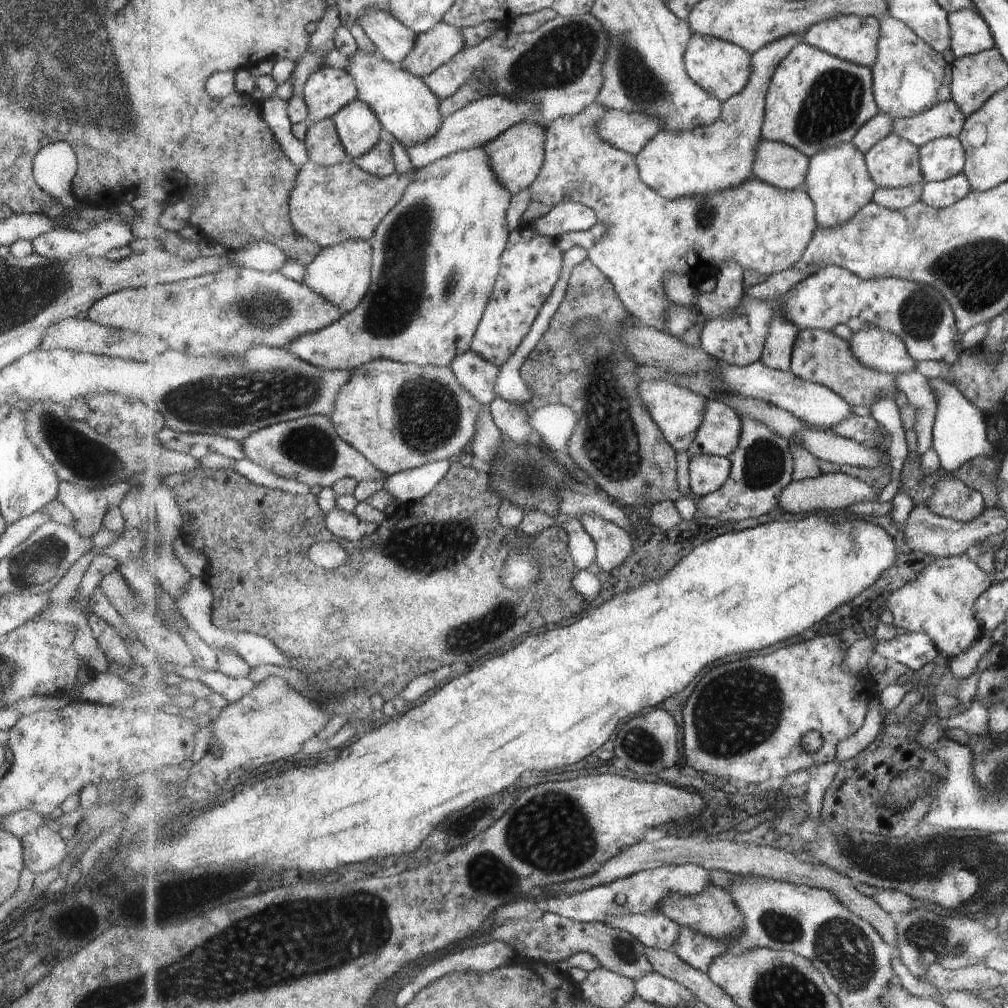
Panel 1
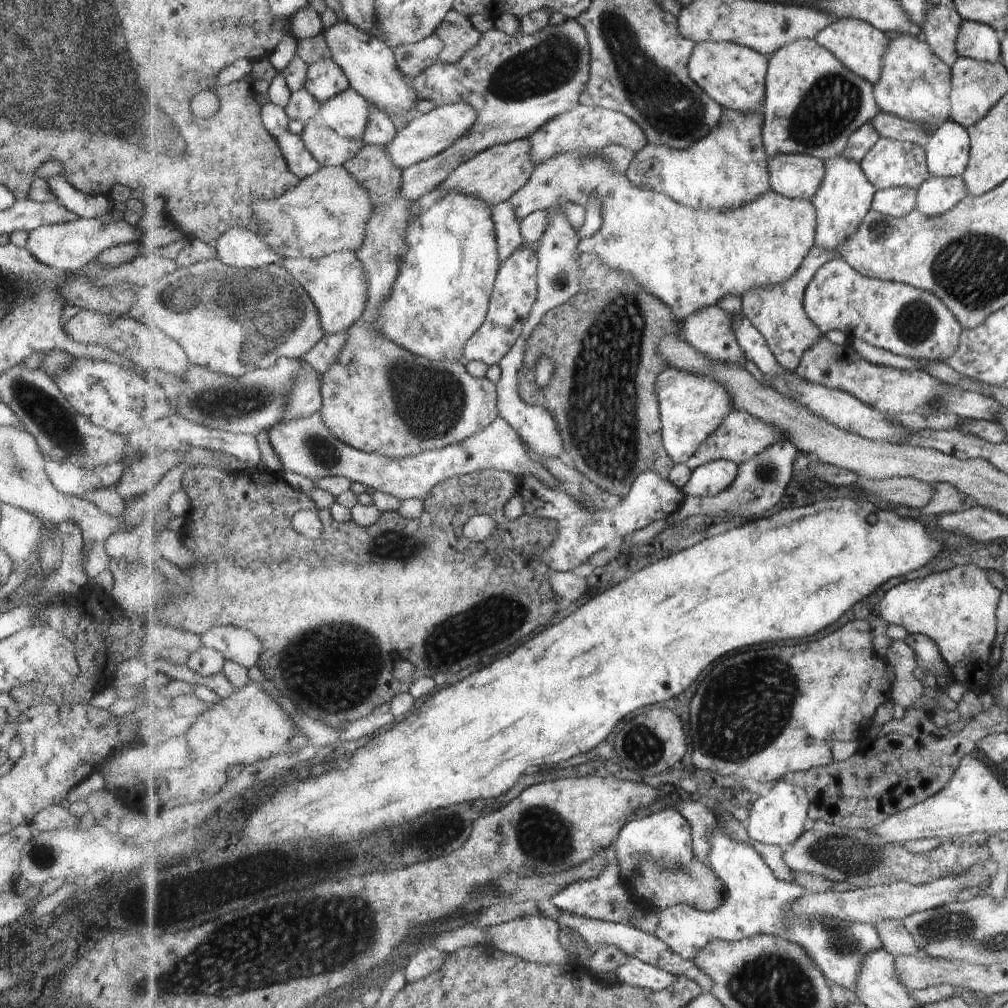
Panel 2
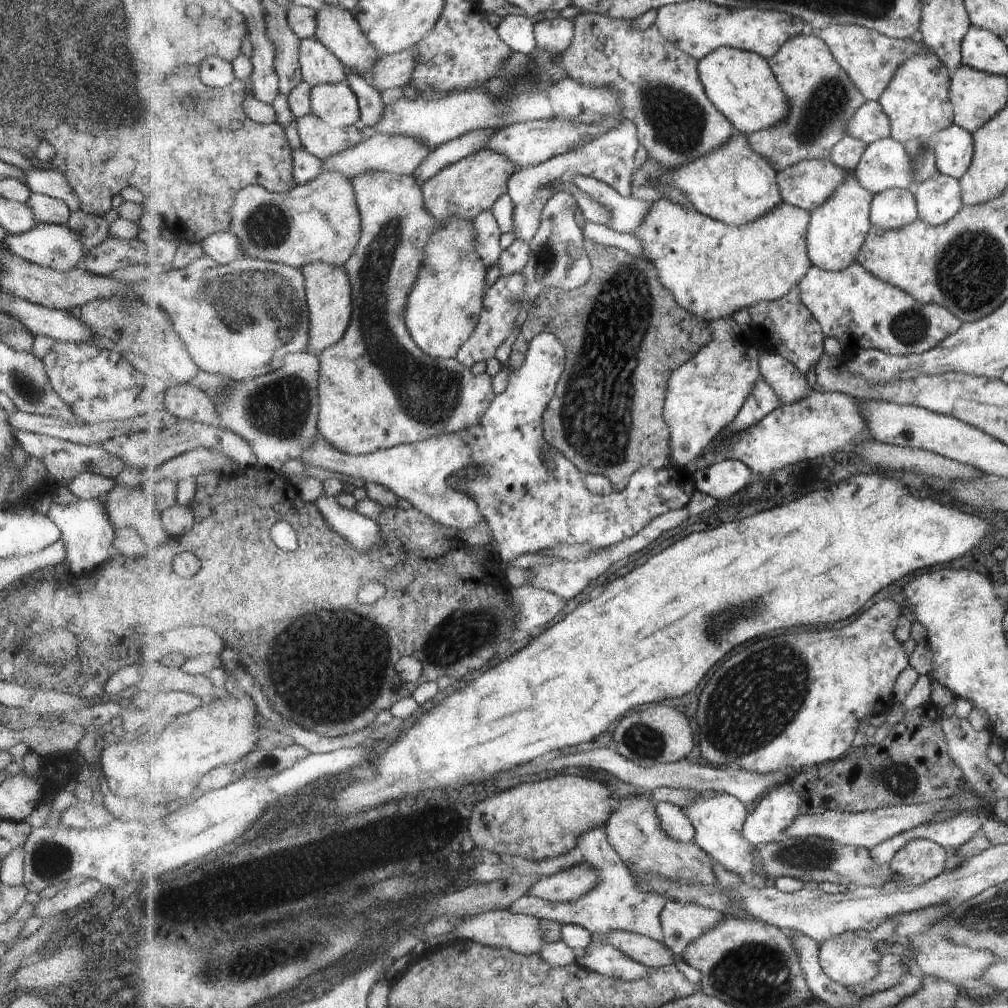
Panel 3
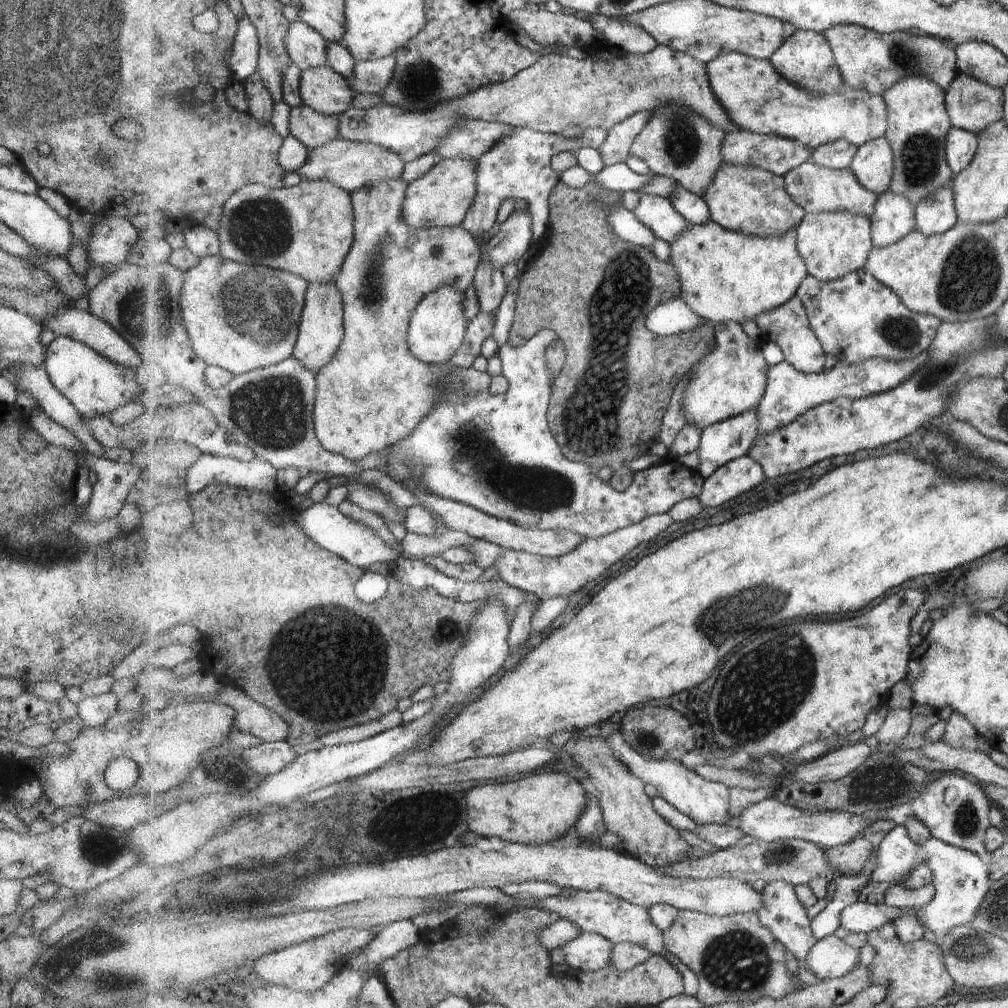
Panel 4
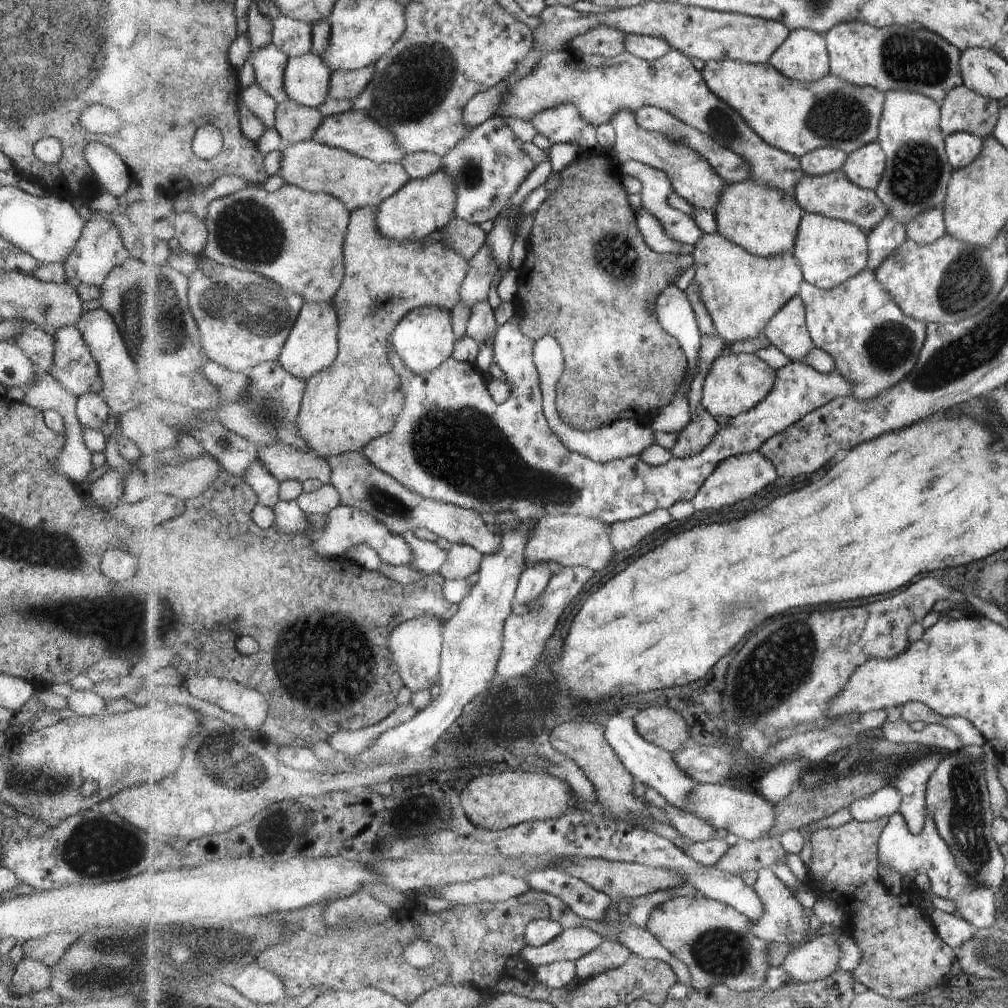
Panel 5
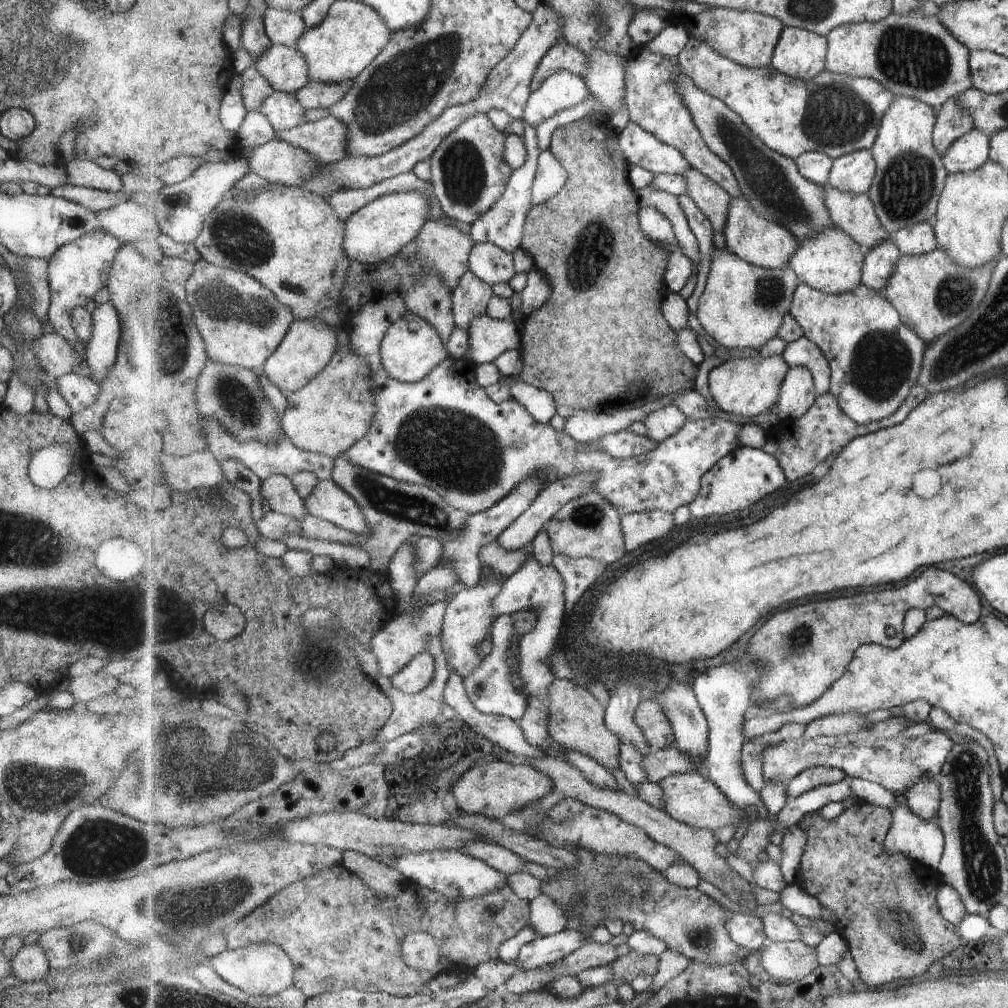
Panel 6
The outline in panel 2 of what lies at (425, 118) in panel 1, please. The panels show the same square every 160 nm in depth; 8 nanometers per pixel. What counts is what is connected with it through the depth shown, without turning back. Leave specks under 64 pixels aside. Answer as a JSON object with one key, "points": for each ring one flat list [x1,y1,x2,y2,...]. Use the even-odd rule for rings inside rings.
{"points":[[339,21,333,28,324,29,324,38,333,60,343,69,351,83,350,88,364,96,371,104,369,124,364,134,365,144,383,145,396,139,399,129,393,119,403,119,418,108,421,100,411,80,397,64,396,54,385,40,363,32,351,23]]}

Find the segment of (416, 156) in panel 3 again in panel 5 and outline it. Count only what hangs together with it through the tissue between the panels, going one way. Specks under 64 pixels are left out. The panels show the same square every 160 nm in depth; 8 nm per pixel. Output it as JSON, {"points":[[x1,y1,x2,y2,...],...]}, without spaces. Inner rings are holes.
{"points":[[315,139,290,144,283,150,281,175,286,184,297,185,314,193,329,193,342,200,350,212,380,205,397,194,412,178,401,163,377,163,342,148,321,144]]}

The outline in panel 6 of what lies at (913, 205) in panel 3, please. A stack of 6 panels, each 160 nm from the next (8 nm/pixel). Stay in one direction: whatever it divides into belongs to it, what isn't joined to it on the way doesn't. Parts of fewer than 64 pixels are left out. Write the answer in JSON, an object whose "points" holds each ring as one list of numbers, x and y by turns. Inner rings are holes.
{"points":[[892,238,884,240,878,247,867,251,862,282,869,288,884,294,885,285,902,255,900,248,892,241]]}

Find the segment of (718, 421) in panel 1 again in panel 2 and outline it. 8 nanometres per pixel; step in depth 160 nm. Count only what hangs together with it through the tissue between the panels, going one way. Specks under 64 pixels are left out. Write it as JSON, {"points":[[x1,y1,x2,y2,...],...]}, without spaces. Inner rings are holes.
{"points":[[735,408,721,423,721,426,717,428,711,436,708,436,708,438,705,439,705,442,701,444,700,449,697,450,697,452,685,464,691,471,694,471,701,465,719,459,730,460,740,465,748,460,754,459,757,454,764,451,774,442,785,439,787,439,786,435,780,430,777,430,774,426,755,418,748,412,740,411]]}

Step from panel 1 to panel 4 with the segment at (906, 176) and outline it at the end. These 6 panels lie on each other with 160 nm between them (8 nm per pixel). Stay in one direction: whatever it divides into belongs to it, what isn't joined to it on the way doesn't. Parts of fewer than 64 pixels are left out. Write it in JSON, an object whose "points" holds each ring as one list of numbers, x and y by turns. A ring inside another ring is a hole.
{"points":[[877,138,857,150,851,170,864,188,884,195,893,182,894,156,887,138]]}

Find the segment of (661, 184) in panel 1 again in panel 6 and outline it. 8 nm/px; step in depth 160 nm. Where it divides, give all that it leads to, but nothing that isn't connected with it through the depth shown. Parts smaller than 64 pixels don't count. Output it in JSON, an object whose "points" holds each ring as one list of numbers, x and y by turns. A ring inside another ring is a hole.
{"points":[[745,195,732,197,729,212,728,223,723,232,729,250,737,253,743,260,766,269,781,270,792,262,800,247,800,240,791,229,762,217]]}

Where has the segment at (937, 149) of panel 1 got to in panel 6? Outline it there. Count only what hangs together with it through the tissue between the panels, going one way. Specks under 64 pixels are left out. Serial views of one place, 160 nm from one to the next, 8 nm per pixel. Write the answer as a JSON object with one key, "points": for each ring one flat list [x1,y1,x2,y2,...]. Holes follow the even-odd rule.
{"points":[[973,129,955,139,942,154,947,174,975,171,989,156,991,144,985,134]]}

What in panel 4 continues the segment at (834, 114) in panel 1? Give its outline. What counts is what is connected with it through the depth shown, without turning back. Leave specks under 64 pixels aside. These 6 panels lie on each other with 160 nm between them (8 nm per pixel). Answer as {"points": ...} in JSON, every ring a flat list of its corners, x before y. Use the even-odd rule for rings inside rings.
{"points":[[799,30,792,39,785,42,785,45,772,57,770,62,788,82,807,92,813,92,817,96,837,94,837,92,843,92,843,88,845,88,846,83,837,68,832,46,823,33],[737,129,729,132,725,136,721,154,723,154,724,162,733,164,733,166,755,166,768,172,773,172,785,177,789,172,809,161,813,156,813,148,805,148,803,144,777,136,777,134,765,135,755,133,749,130]]}

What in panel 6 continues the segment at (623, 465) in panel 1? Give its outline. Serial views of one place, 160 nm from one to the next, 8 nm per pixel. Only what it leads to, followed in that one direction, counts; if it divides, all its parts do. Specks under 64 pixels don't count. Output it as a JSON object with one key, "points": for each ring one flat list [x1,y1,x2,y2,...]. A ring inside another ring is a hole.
{"points":[[586,118,559,128,557,135,552,138,549,149,567,169,569,175,567,184,557,196,540,205,533,205,528,212,526,225,524,226,522,249,532,256,533,266,546,276,551,287,551,294,549,300,541,308,528,314,518,324,524,344,524,348,521,350,524,367,518,375,509,377,517,377,539,390,550,392,555,399,557,412,566,419,572,417,578,409,586,409,587,411,603,410,605,406,625,401,630,396,634,385,652,389,653,393,659,395,670,395,687,387,691,387,693,390,694,378,697,376,697,370,699,370,699,365,696,365,683,352,676,332,665,320,662,306,664,298,669,294,670,290,664,276,668,267,670,252,665,247,646,237,642,231,639,196,637,196,637,192,633,189,631,180,629,180,629,162,620,147,618,138,619,134,616,134,610,128,608,122,590,123,586,121]]}

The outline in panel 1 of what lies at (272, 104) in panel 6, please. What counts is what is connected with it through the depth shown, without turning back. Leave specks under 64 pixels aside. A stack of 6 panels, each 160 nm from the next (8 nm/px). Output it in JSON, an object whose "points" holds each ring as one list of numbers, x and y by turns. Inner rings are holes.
{"points":[[332,118,319,120,311,125,304,142,309,150,311,161,316,164,333,167,350,160,349,152,341,143,336,124]]}

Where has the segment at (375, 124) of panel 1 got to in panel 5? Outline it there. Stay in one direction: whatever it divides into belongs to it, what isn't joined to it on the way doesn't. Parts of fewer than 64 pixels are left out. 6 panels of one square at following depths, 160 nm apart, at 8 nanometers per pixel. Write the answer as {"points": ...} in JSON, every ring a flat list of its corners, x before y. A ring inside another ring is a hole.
{"points":[[313,52,293,57,285,69,285,90,294,101,318,108,330,98,331,75,328,64]]}

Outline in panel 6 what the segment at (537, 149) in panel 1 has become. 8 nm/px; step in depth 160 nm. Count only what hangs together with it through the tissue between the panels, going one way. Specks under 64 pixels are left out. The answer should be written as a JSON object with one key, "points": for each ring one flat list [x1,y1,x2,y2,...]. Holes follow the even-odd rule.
{"points":[[405,191,379,197,345,221,344,249,351,261,364,265,378,265,397,257,409,242,417,240,430,218,431,210,432,198,423,191]]}

